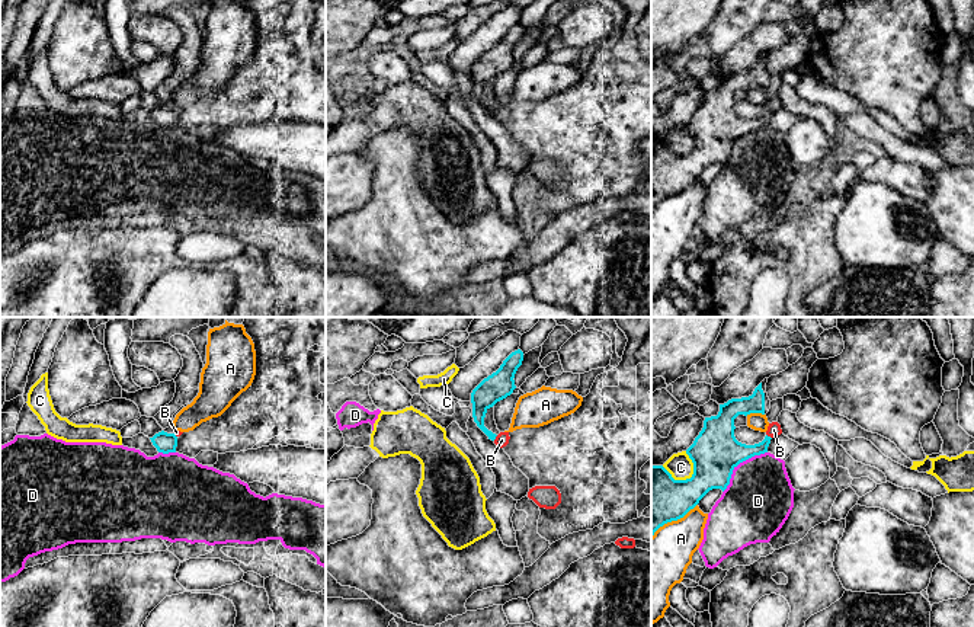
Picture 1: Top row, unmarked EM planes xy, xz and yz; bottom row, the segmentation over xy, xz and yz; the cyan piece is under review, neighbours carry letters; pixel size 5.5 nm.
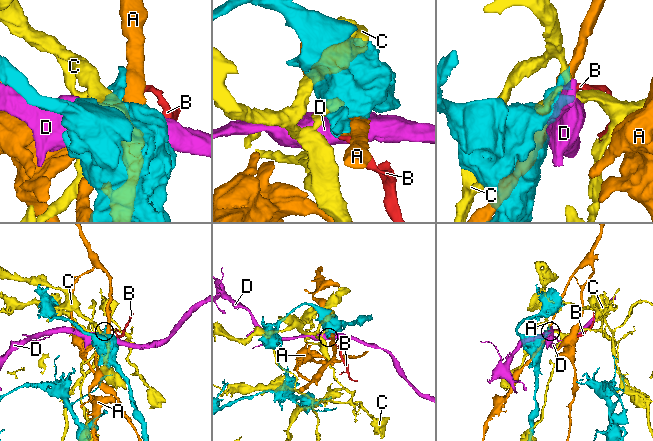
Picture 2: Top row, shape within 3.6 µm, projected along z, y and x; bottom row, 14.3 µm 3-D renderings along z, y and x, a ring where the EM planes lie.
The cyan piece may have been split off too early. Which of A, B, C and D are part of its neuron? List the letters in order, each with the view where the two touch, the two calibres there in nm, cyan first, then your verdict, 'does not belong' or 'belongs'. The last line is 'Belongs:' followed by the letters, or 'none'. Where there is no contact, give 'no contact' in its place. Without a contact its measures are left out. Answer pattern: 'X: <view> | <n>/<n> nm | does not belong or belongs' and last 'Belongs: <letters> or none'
A: yz | 190/100 nm | does not belong
B: xz | 150/80 nm | does not belong
C: yz | 320/140 nm | does not belong
D: yz | 260/380 nm | does not belong
Belongs: none

